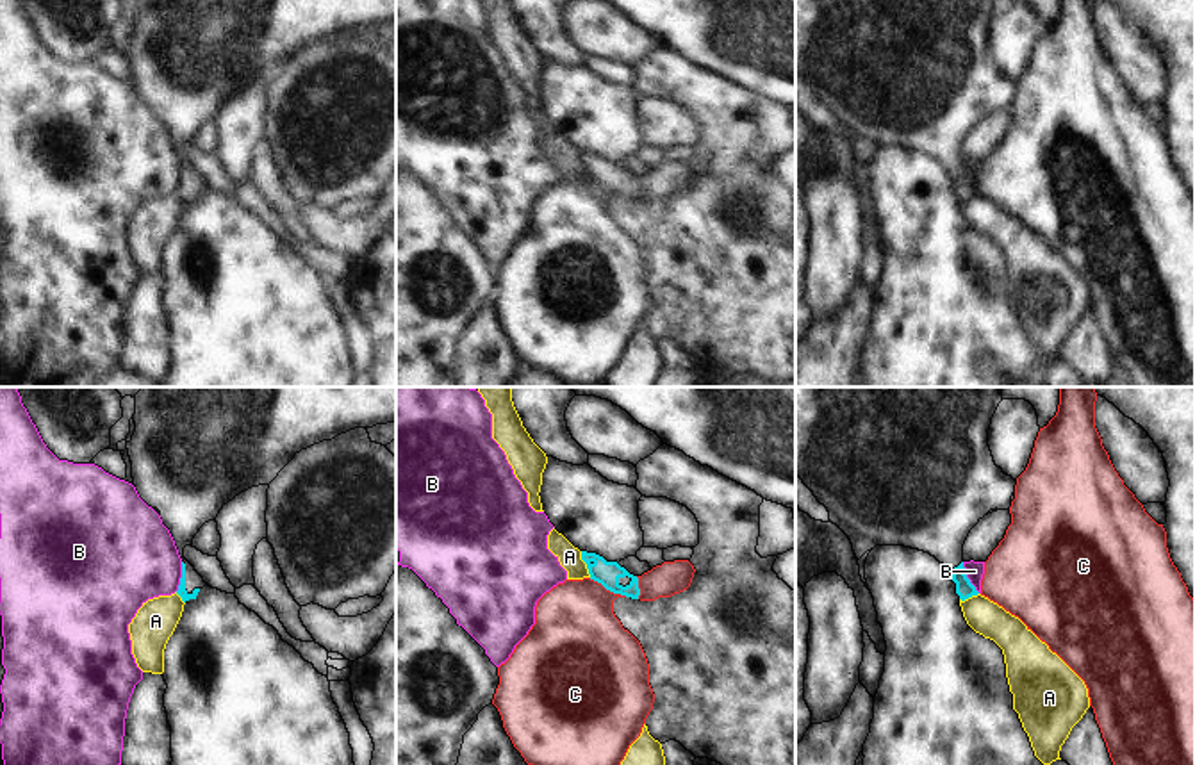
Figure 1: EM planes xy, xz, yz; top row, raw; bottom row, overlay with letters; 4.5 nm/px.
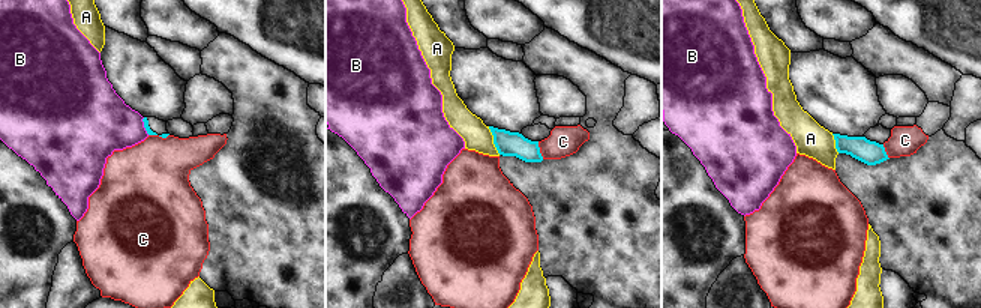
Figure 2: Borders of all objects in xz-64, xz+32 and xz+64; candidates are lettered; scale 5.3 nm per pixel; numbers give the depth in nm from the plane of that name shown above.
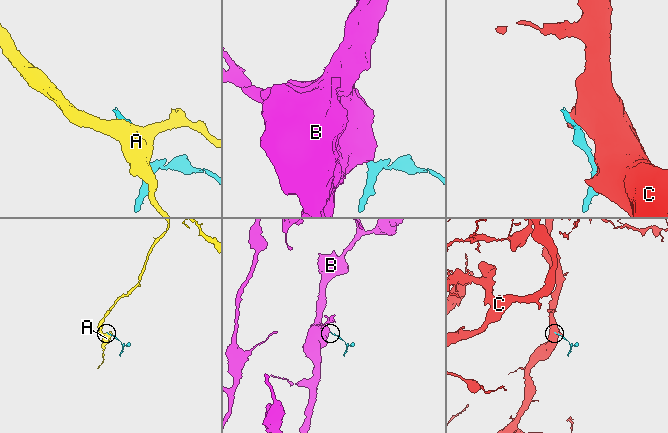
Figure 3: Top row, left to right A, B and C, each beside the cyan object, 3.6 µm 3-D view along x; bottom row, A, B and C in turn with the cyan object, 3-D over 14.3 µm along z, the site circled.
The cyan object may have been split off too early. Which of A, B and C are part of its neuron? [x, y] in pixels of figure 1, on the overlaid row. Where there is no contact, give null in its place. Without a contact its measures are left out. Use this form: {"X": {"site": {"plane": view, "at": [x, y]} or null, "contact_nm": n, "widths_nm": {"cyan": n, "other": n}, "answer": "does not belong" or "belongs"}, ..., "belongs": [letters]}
{"A": {"site": {"plane": "xz", "at": [585, 562]}, "contact_nm": 130, "widths_nm": {"cyan": 110, "other": 110}, "answer": "does not belong"}, "B": {"site": {"plane": "yz", "at": [967, 578]}, "contact_nm": 170, "widths_nm": {"cyan": 80, "other": 90}, "answer": "does not belong"}, "C": {"site": {"plane": "xz", "at": [609, 589]}, "contact_nm": 190, "widths_nm": {"cyan": 110, "other": 380}, "answer": "does not belong"}, "belongs": []}

